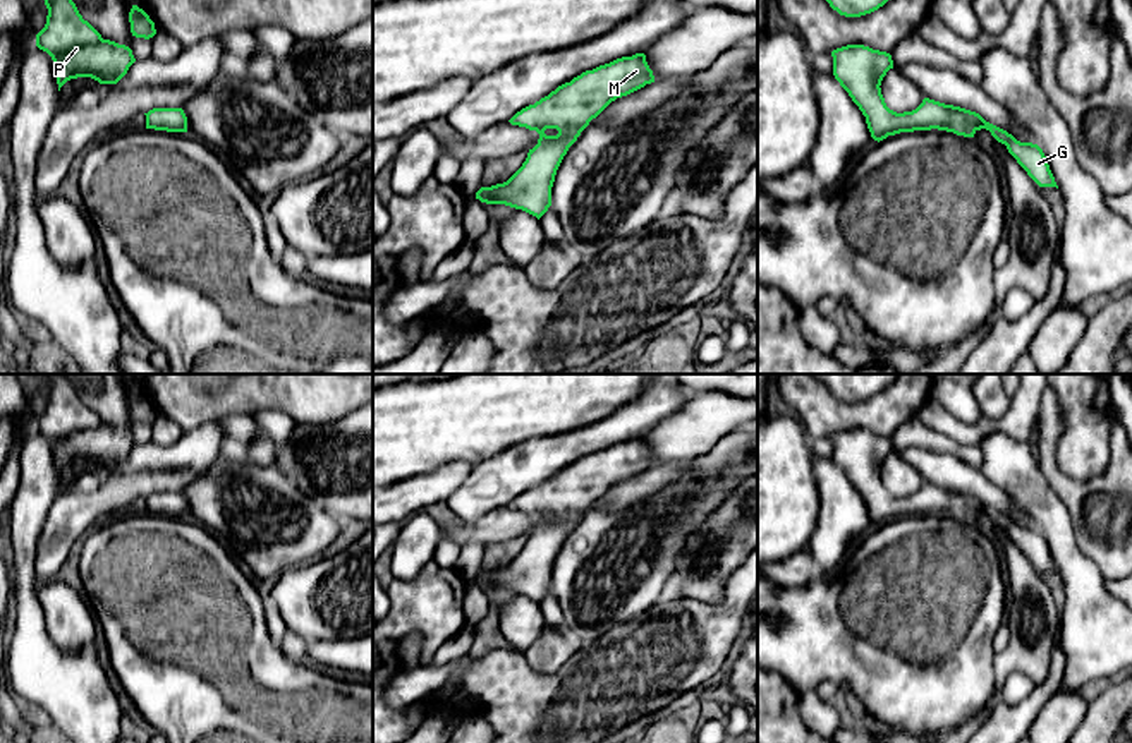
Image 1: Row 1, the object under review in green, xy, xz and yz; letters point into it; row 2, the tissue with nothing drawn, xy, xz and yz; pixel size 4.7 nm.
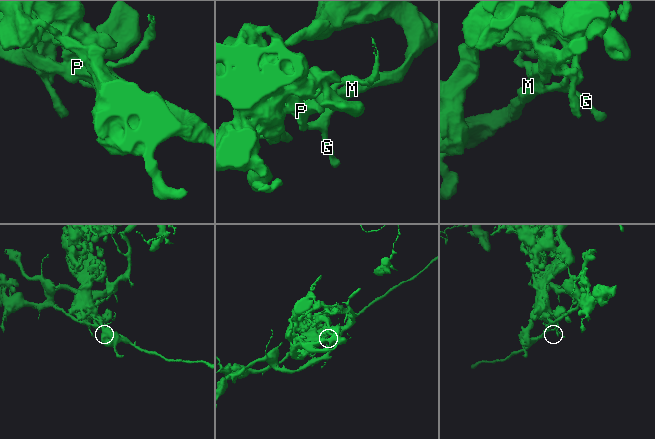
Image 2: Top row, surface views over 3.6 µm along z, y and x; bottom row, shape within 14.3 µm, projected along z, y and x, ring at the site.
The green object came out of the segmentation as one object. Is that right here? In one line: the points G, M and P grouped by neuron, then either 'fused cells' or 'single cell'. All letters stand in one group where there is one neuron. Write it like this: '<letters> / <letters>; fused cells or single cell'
G / M P; fused cells

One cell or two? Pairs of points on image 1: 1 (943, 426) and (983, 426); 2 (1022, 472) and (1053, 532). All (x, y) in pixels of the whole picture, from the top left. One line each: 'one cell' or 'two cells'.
1: one cell
2: one cell

